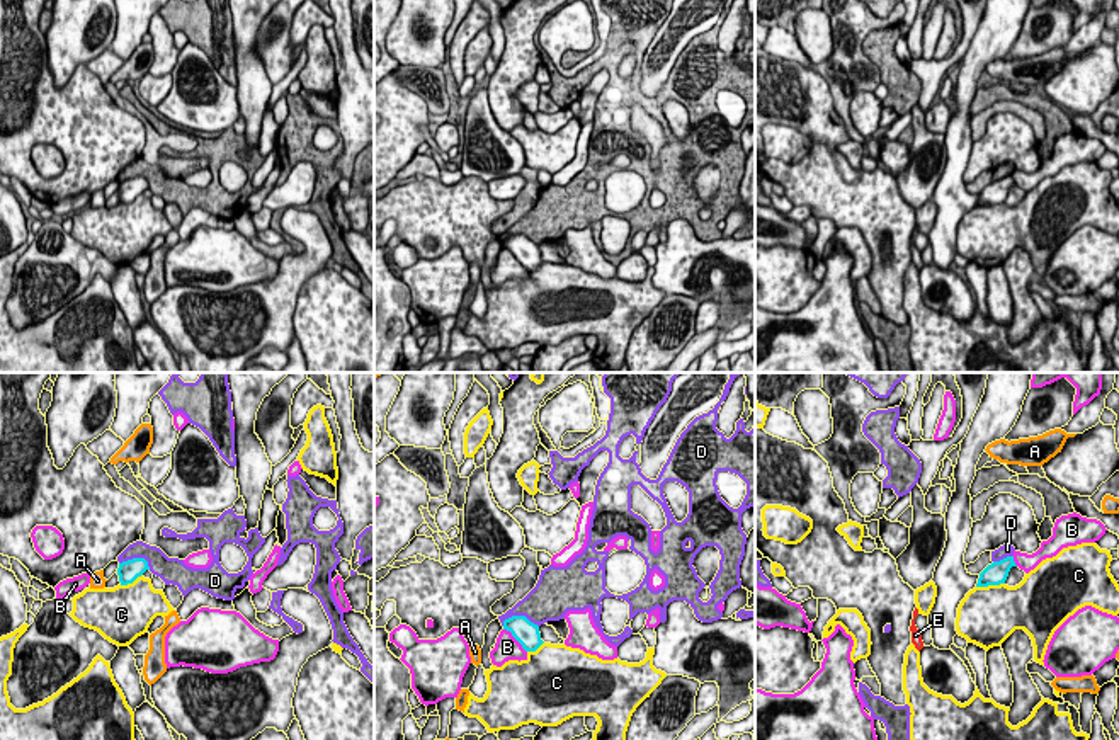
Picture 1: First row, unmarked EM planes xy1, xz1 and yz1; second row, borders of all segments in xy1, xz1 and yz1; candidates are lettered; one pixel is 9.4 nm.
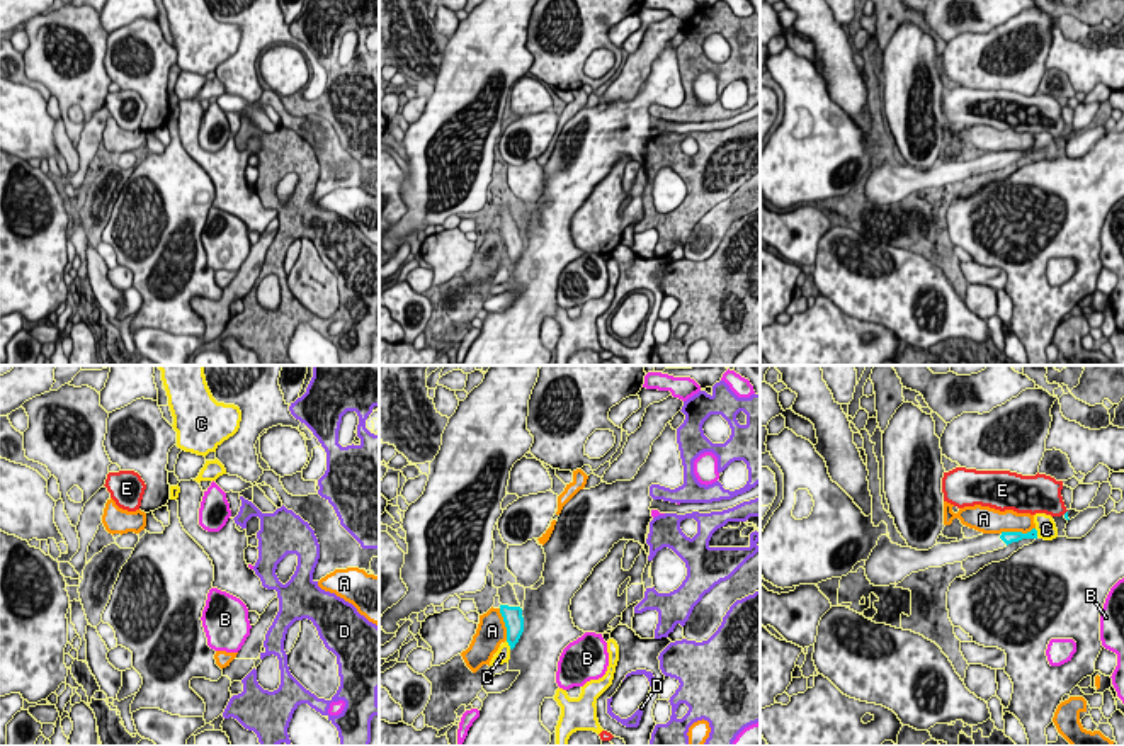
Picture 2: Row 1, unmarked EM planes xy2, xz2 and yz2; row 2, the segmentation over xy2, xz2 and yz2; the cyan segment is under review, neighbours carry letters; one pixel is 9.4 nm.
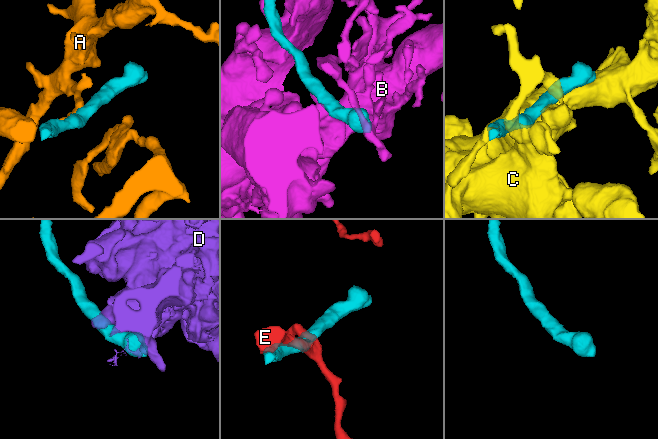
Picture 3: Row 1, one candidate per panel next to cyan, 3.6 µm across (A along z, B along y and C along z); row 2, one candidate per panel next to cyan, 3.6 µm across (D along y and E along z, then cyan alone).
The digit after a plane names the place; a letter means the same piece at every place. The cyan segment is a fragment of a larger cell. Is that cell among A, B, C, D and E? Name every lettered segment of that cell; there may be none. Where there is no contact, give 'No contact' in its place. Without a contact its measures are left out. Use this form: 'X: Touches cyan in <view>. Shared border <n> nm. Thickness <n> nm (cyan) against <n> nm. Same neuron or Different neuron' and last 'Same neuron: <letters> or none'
A: Touches cyan in yz2. Shared border 340 nm. Thickness 120 nm (cyan) against 220 nm. Different neuron
B: Touches cyan in xz1. Shared border 320 nm. Thickness 220 nm (cyan) against 220 nm. Different neuron
C: Touches cyan in yz1. Shared border 280 nm. Thickness 220 nm (cyan) against 480 nm. Different neuron
D: Touches cyan in xz1. Shared border 360 nm. Thickness 220 nm (cyan) against 340 nm. Different neuron
E: No contact. Different neuron
Same neuron: none

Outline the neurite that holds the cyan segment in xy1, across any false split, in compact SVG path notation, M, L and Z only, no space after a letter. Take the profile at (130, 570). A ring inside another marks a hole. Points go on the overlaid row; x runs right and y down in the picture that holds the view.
M133 558L133 560L119 563L117 575L119 575L121 585L133 583L146 570L150 570L150 566L145 558Z

